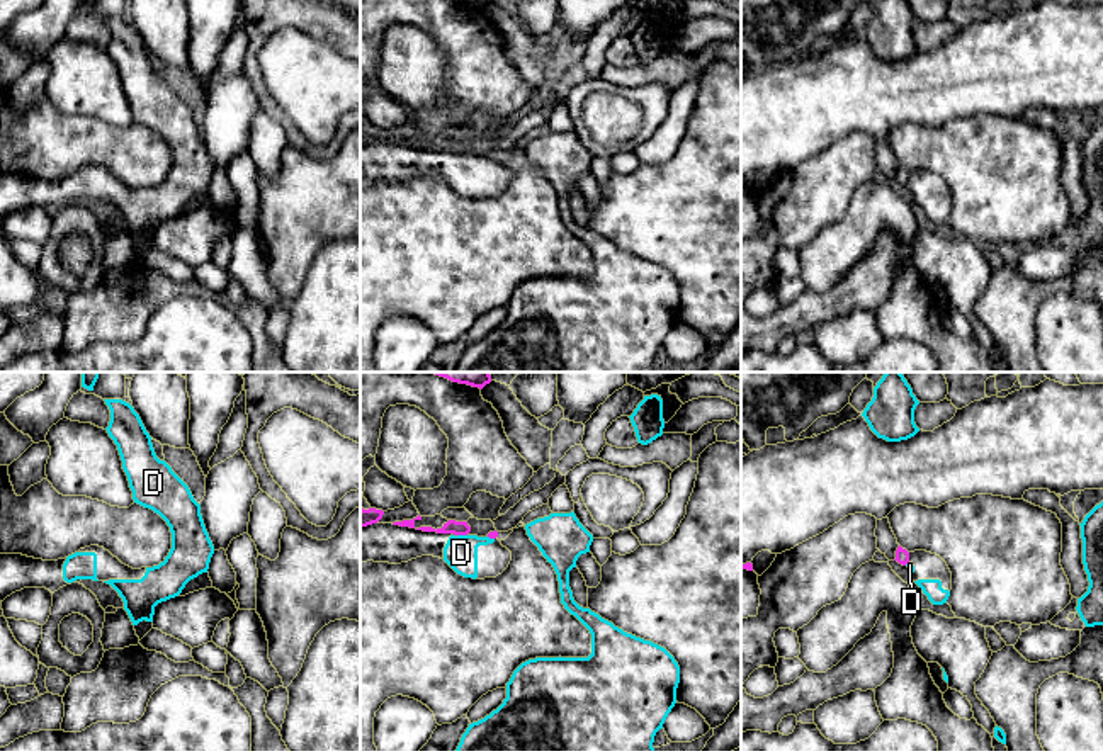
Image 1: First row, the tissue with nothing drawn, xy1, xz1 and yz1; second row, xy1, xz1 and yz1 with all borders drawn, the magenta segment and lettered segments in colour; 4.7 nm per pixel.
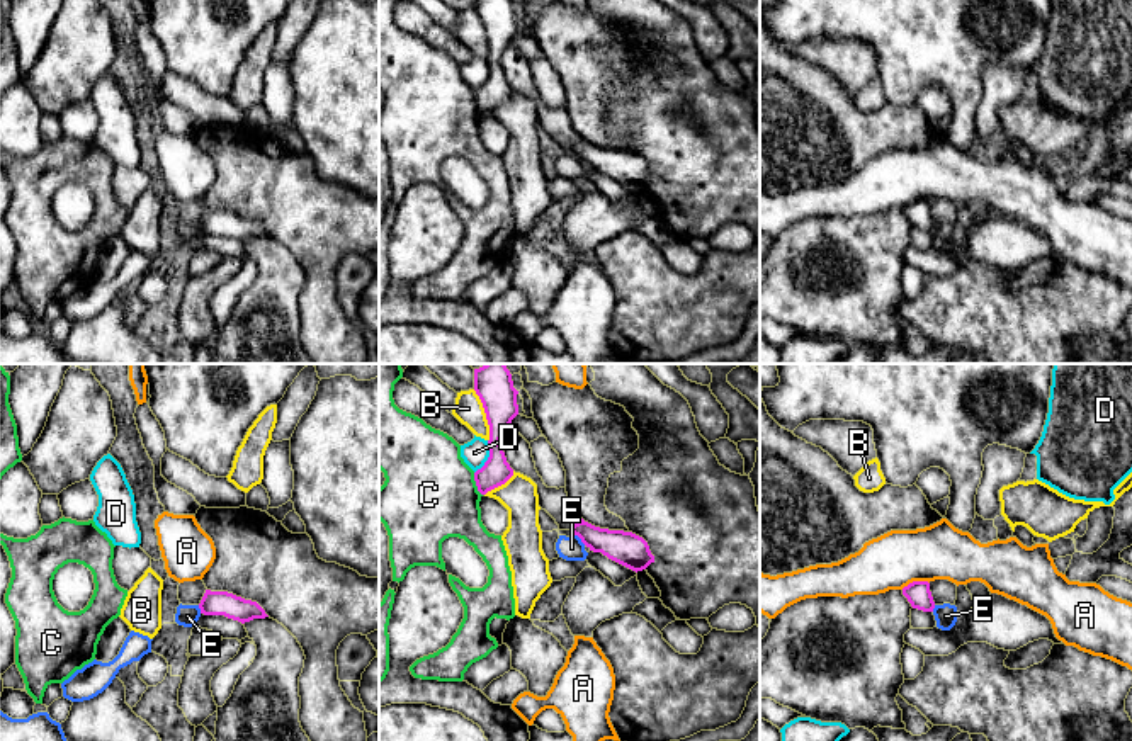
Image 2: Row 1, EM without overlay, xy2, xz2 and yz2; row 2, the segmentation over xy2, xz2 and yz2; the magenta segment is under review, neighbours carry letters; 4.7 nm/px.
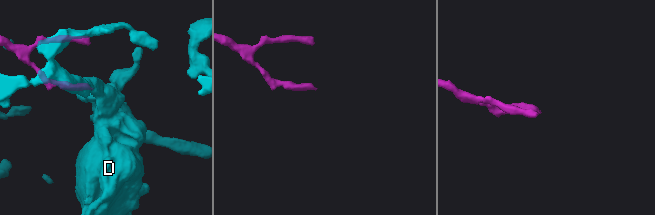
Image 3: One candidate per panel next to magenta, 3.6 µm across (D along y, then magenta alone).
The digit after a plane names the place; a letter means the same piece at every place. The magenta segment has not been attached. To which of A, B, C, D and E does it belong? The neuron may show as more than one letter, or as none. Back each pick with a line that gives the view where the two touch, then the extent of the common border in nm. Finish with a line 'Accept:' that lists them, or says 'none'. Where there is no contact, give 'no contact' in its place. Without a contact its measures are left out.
Accept: none

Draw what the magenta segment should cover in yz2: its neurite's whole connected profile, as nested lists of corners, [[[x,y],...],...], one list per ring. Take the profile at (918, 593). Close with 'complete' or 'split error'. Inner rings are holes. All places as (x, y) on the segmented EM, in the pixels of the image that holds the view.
[[[913,581],[903,588],[903,595],[908,598],[913,608],[923,612],[933,612],[935,602],[930,591],[928,581]]]; complete

